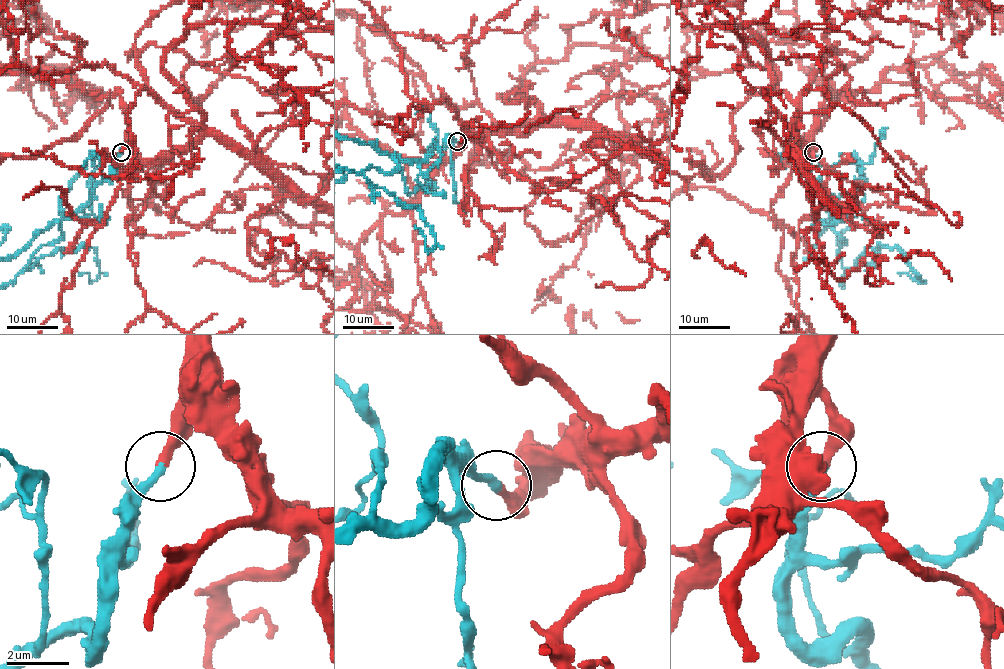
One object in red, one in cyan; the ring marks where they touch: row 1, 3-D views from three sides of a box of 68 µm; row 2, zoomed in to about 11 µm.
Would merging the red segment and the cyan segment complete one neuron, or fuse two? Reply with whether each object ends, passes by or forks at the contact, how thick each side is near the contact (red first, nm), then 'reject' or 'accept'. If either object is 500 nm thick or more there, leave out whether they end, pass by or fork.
red ends there; cyan ends there; 280 nm thick on the red side, 280 nm on the other; accept

